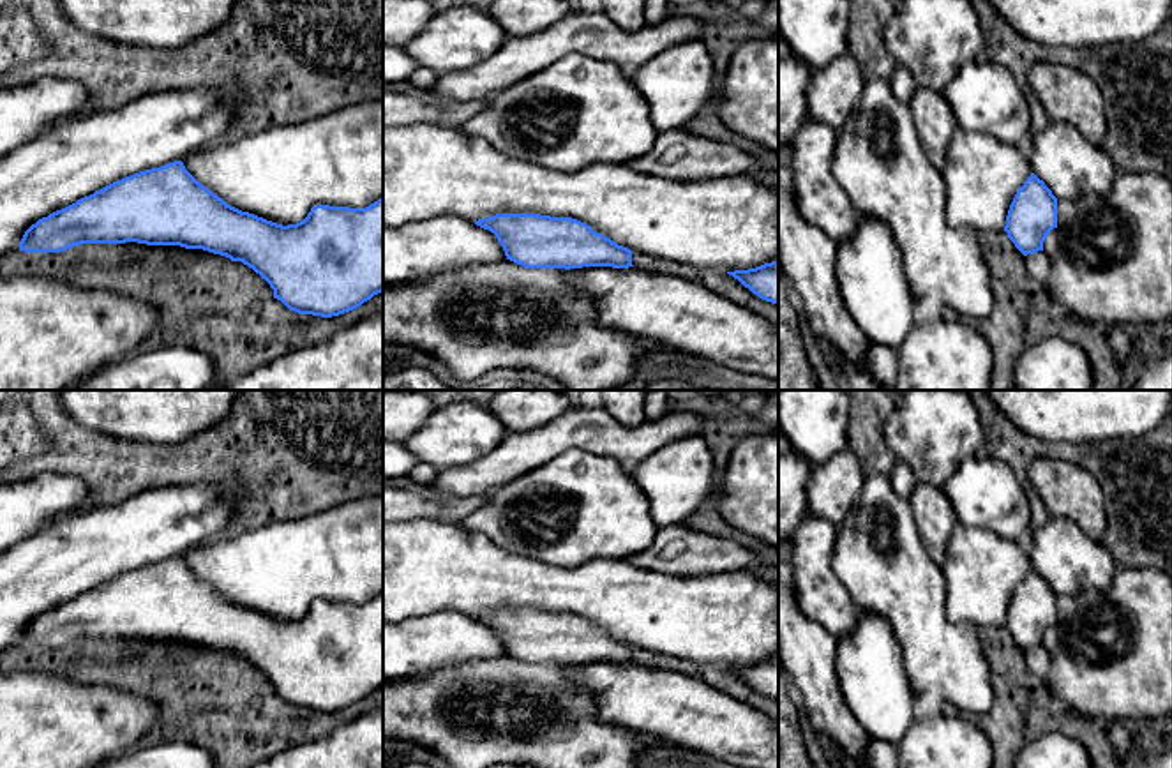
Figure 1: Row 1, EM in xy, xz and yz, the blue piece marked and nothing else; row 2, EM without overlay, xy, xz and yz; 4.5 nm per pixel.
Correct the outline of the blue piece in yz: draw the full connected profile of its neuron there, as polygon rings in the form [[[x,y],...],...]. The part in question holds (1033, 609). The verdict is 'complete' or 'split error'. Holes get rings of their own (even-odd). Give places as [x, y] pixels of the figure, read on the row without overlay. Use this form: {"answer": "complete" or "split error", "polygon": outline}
{"answer": "split error", "polygon": [[[957,523],[948,537],[941,568],[946,579],[946,613],[953,621],[1006,627],[1024,651],[1043,646],[1047,630],[1057,623],[1057,593],[1033,568],[1022,542],[1003,538],[987,528]]]}

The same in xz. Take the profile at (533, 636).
{"answer": "split error", "polygon": [[[415,517],[404,523],[383,523],[383,621],[401,621],[415,614],[429,614],[438,609],[457,609],[477,621],[489,625],[501,639],[507,655],[522,660],[524,664],[582,664],[582,662],[612,662],[628,664],[632,648],[651,650],[669,657],[692,660],[697,664],[711,664],[725,667],[738,674],[759,694],[778,701],[778,586],[759,579],[750,568],[736,572],[718,572],[697,577],[676,577],[662,572],[651,572],[632,565],[627,558],[591,558],[582,565],[565,568],[549,565],[542,560],[514,554],[496,546],[491,538],[480,533],[470,533],[461,523],[445,524],[436,517]]]}

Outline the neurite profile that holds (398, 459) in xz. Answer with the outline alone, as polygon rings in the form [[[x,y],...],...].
[[[383,390],[383,484],[388,484],[395,477],[408,475],[418,464],[404,441],[415,434],[434,411],[436,406],[424,394]]]

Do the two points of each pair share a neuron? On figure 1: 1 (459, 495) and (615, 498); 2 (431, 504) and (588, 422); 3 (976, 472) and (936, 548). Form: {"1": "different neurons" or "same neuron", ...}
{"1": "different neurons", "2": "same neuron", "3": "different neurons"}

